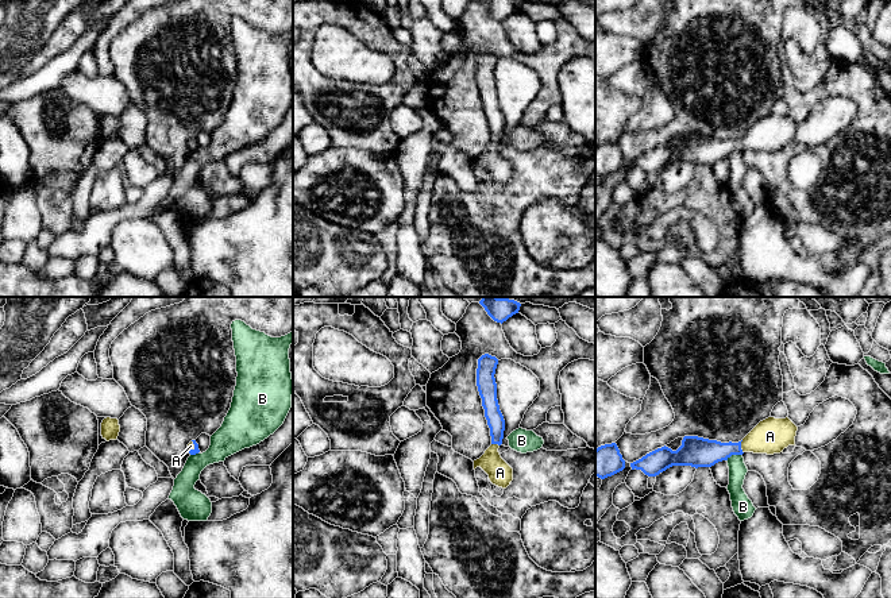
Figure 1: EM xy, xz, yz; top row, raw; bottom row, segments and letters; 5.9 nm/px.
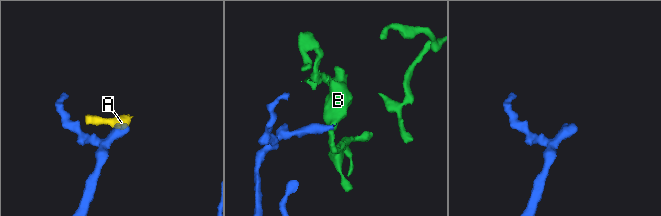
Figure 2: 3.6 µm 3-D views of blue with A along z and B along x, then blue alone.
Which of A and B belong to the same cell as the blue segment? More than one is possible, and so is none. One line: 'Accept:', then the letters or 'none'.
Accept: A

